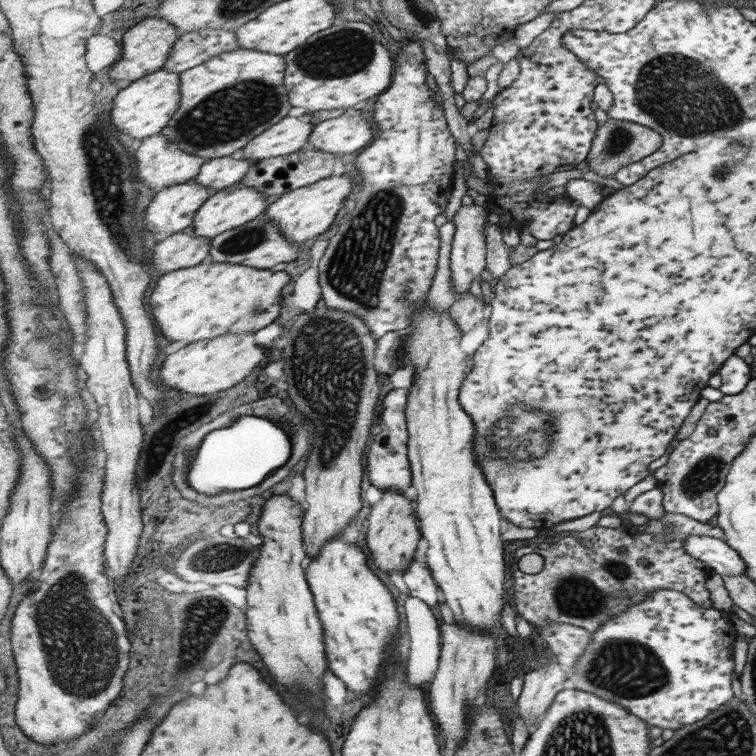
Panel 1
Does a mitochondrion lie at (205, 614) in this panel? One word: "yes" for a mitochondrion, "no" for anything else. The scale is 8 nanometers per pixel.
yes

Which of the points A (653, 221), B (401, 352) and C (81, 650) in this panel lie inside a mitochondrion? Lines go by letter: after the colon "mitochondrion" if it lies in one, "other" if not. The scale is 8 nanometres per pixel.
A: other
B: other
C: mitochondrion

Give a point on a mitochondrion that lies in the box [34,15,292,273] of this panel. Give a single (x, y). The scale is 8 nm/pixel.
(232, 113)

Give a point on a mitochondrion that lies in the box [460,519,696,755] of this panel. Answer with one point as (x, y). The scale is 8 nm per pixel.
(624, 668)

